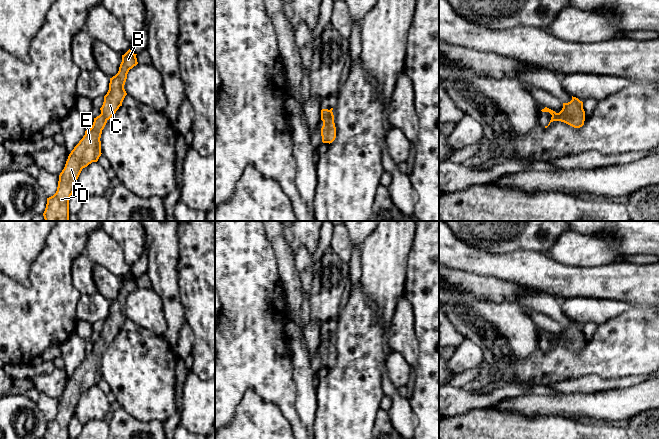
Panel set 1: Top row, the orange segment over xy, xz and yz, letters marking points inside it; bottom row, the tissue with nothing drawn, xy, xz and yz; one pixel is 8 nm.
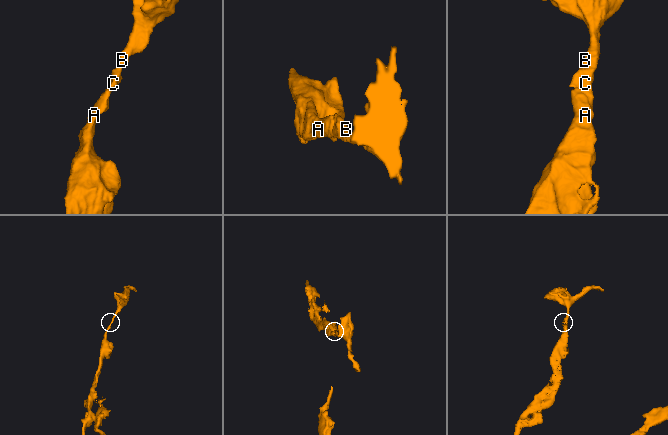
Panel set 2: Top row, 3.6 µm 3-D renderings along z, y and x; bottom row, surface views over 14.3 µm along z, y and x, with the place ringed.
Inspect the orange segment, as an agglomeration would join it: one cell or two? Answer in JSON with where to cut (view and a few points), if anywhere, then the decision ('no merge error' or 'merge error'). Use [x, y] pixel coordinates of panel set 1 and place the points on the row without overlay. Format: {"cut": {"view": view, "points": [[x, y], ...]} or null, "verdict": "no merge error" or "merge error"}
{"cut": null, "verdict": "no merge error"}

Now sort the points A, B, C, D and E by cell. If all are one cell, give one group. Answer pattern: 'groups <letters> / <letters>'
groups A B C D E

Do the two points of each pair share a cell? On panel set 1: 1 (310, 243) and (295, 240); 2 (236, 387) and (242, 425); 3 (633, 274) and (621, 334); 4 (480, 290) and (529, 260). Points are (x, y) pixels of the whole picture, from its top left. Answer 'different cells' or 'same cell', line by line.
1: same cell
2: different cells
3: different cells
4: different cells

